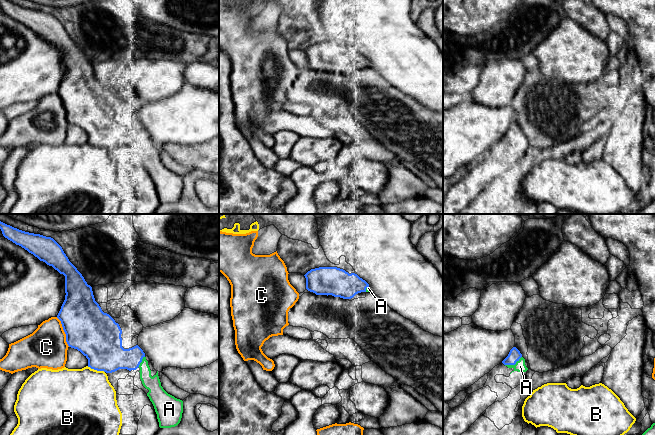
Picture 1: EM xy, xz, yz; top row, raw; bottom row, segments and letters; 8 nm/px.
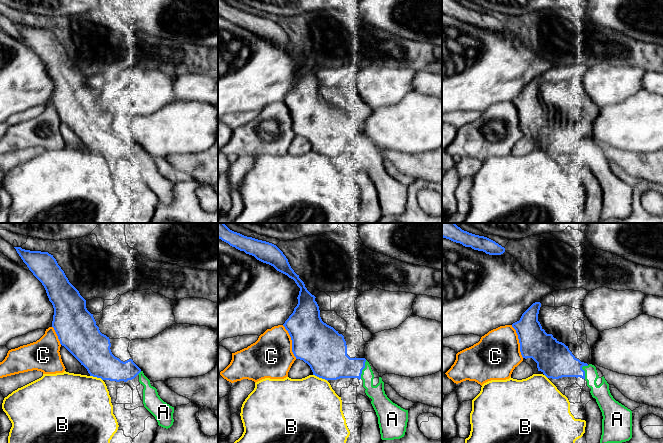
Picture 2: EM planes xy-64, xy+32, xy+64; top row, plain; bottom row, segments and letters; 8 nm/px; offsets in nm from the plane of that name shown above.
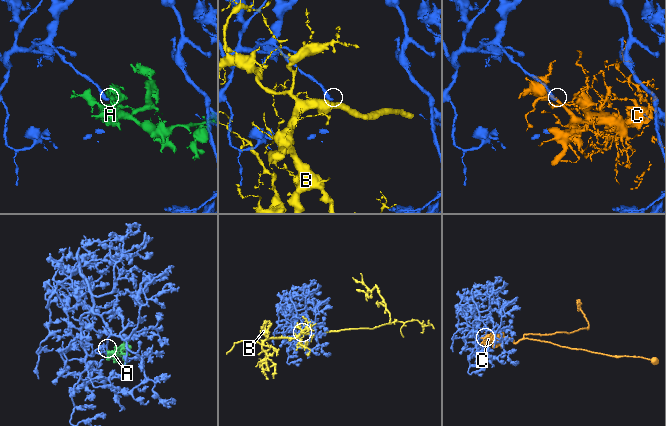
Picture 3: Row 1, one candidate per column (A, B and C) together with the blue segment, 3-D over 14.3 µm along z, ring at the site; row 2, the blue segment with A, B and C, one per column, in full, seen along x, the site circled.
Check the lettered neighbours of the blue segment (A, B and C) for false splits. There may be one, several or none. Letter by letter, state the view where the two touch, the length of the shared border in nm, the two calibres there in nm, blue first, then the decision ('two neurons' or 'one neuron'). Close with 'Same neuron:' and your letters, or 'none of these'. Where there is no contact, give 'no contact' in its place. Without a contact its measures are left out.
A: yz | 150 nm | 100/90 nm | one neuron
B: xy | 150 nm | 360/480 nm | two neurons
C: xy | 260 nm | 380/320 nm | two neurons
Same neuron: A

